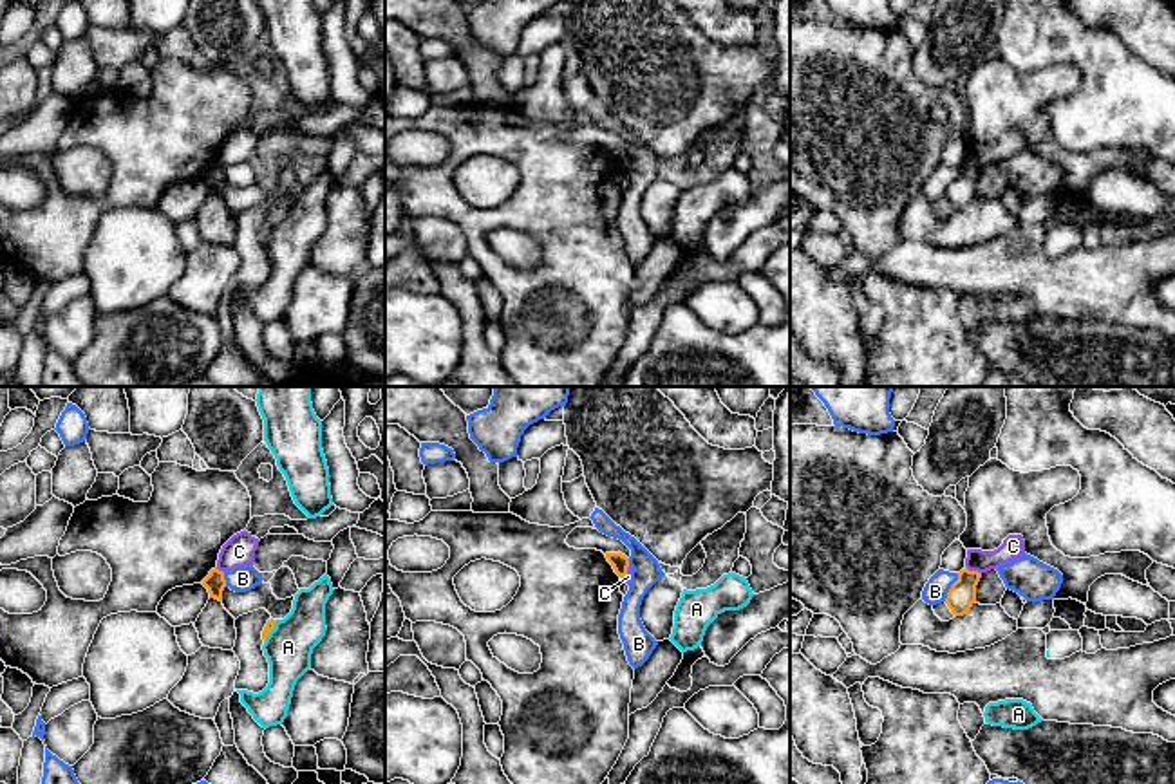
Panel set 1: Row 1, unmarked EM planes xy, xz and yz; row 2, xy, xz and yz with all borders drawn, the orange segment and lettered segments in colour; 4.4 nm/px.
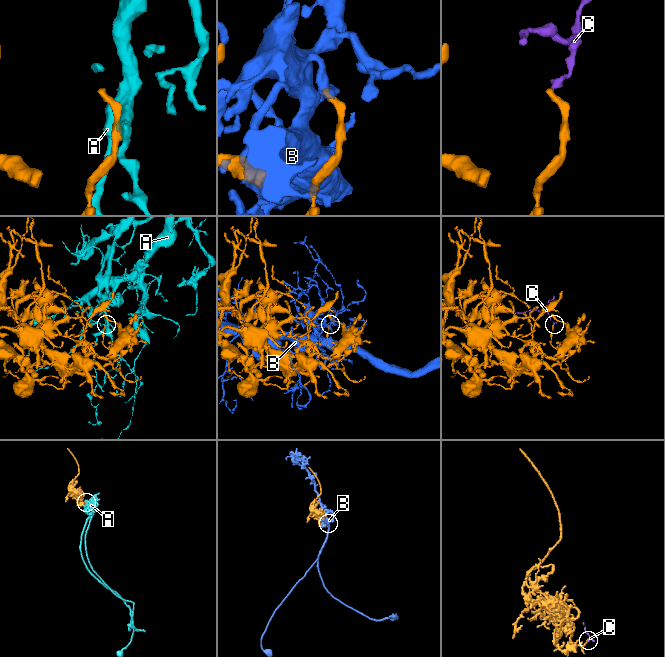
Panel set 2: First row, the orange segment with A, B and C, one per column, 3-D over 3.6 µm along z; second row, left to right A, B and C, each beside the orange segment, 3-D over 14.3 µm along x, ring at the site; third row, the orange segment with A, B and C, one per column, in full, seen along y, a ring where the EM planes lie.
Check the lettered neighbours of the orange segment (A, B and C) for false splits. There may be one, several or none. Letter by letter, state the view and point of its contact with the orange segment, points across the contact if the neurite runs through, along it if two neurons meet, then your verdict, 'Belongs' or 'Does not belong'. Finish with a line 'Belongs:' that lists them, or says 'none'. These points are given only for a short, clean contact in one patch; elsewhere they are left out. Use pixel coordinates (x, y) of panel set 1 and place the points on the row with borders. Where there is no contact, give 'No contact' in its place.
A: Touches orange at xy (272, 629). Does not belong
B: Touches orange at yz (951, 588). Does not belong
C: Touches orange at yz (973, 571). Boundary: yz (966, 566), (980, 573). Does not belong
Belongs: none

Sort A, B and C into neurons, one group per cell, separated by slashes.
A / B / C

